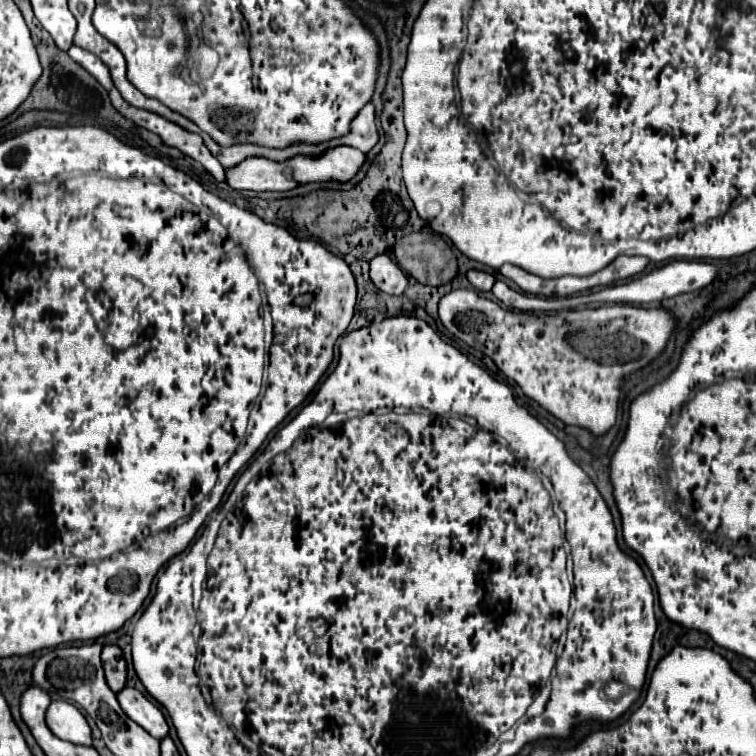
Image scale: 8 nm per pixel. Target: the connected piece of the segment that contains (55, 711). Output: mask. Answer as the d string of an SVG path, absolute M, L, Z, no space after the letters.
M51 702L49 710L47 710L47 726L51 728L51 732L71 744L79 744L79 746L91 746L93 738L91 738L91 728L85 720L85 716L79 712L77 706L69 704L69 702Z

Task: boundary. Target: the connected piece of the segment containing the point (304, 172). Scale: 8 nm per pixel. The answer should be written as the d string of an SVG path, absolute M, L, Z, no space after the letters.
M337 146L327 150L325 154L311 158L311 156L295 156L289 162L277 164L277 162L269 162L267 158L249 158L243 164L227 170L227 184L233 190L251 190L251 192L289 192L293 188L297 188L299 184L309 184L309 182L349 182L365 164L365 154L361 150L349 148L349 146Z

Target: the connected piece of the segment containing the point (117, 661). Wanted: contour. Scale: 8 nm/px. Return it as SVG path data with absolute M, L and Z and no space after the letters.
M105 646L103 654L101 654L101 660L103 660L105 678L107 678L109 688L113 692L123 690L123 686L127 682L127 664L123 660L121 650L117 646Z

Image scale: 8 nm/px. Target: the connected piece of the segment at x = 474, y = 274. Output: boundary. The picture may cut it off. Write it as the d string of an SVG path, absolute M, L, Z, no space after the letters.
M469 270L467 272L467 280L473 284L475 290L481 290L481 292L487 292L493 288L495 284L495 278L483 270Z

